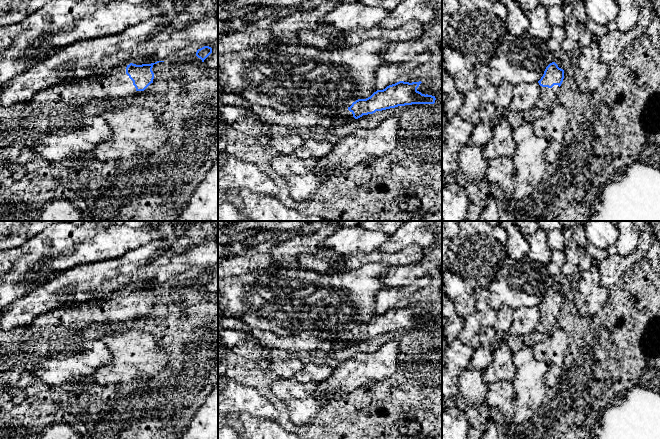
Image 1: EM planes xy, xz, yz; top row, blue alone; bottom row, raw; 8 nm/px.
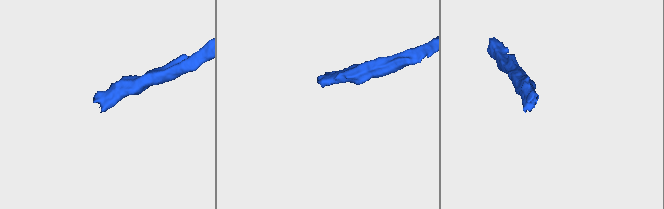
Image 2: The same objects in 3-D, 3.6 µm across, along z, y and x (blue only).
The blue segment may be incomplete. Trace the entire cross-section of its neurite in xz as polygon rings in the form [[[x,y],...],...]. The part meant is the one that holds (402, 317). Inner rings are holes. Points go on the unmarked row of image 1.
[[[399,305],[387,310],[383,314],[377,314],[366,323],[358,323],[348,332],[336,332],[331,334],[334,340],[342,342],[350,347],[363,339],[373,338],[398,330],[412,328],[434,328],[435,320],[422,318],[417,314],[422,306]]]

